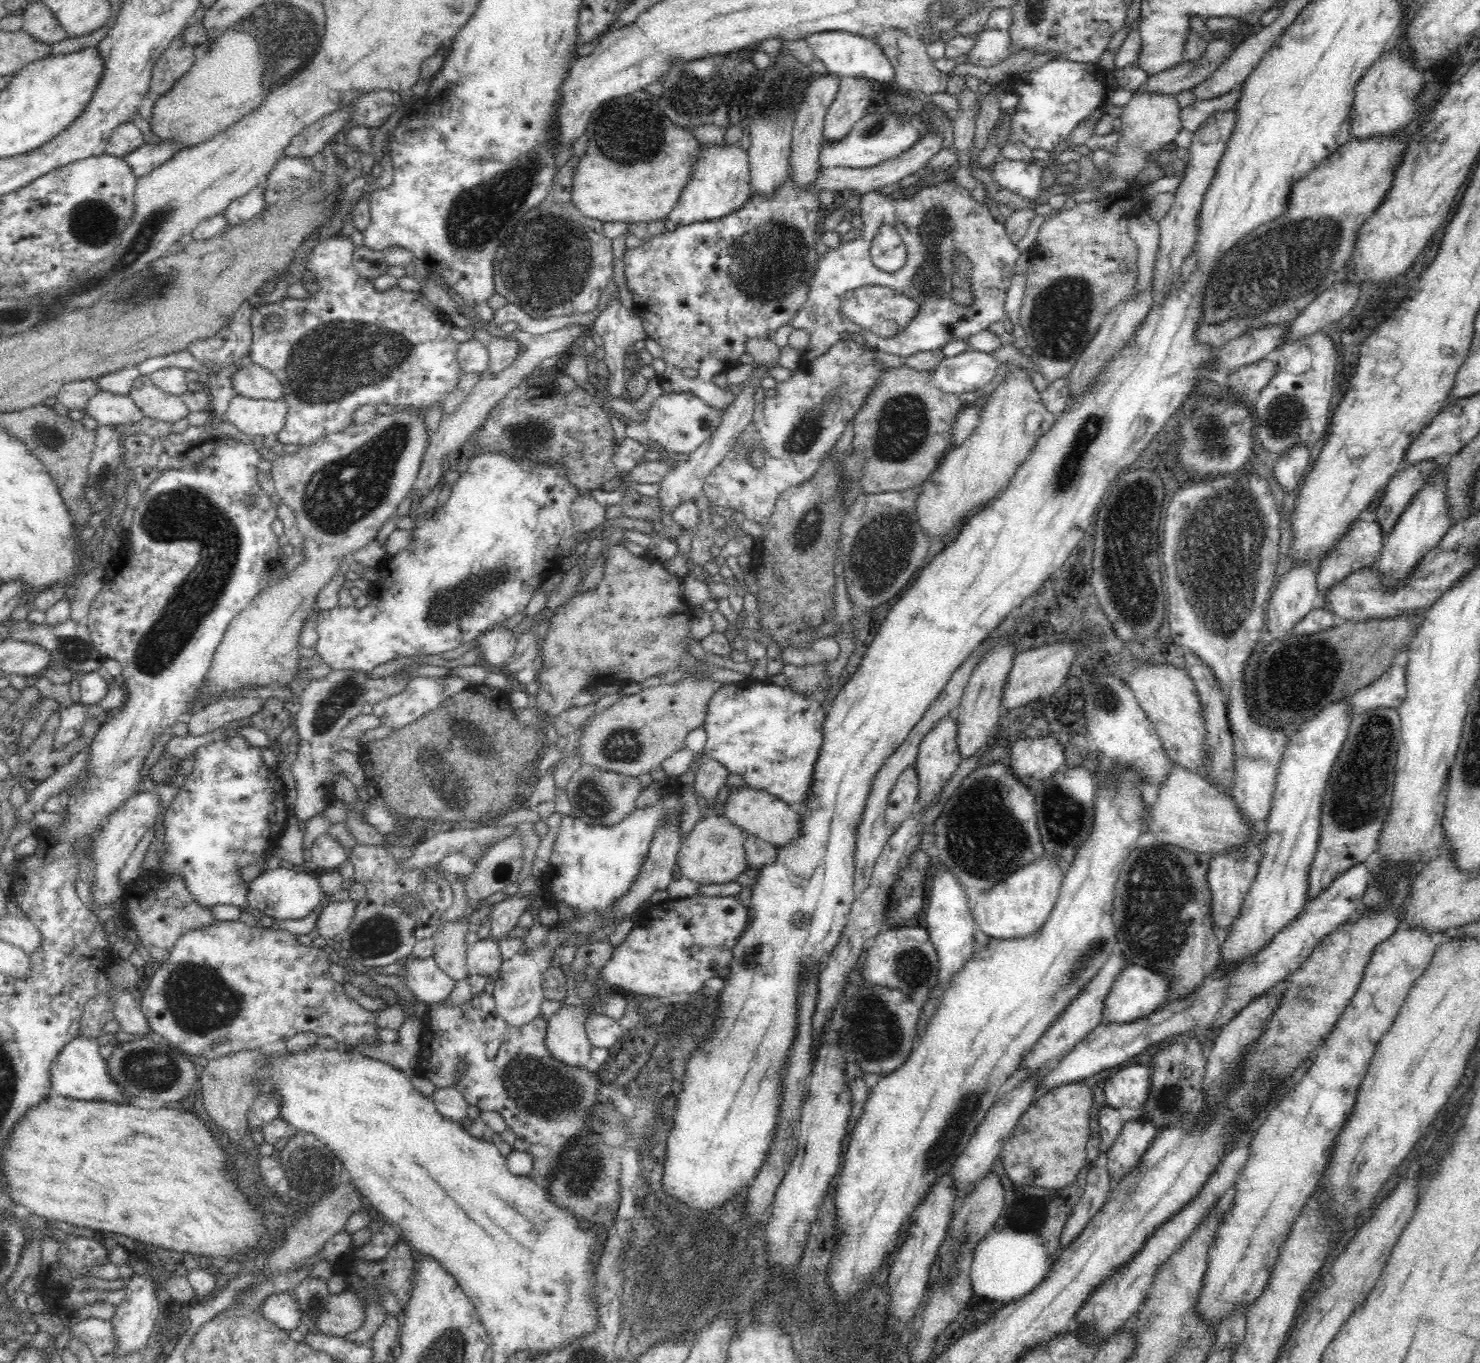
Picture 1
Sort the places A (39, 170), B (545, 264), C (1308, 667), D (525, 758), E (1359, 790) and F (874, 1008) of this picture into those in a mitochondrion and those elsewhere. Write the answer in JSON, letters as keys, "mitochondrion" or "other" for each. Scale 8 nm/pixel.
{"A":"other","B":"mitochondrion","C":"mitochondrion","D":"other","E":"mitochondrion","F":"mitochondrion"}

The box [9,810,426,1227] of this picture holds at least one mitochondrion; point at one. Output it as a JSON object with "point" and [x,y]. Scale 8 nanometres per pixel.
{"point":[198,999]}

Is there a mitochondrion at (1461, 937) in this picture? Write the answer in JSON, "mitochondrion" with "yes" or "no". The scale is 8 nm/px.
{"mitochondrion":"no"}

